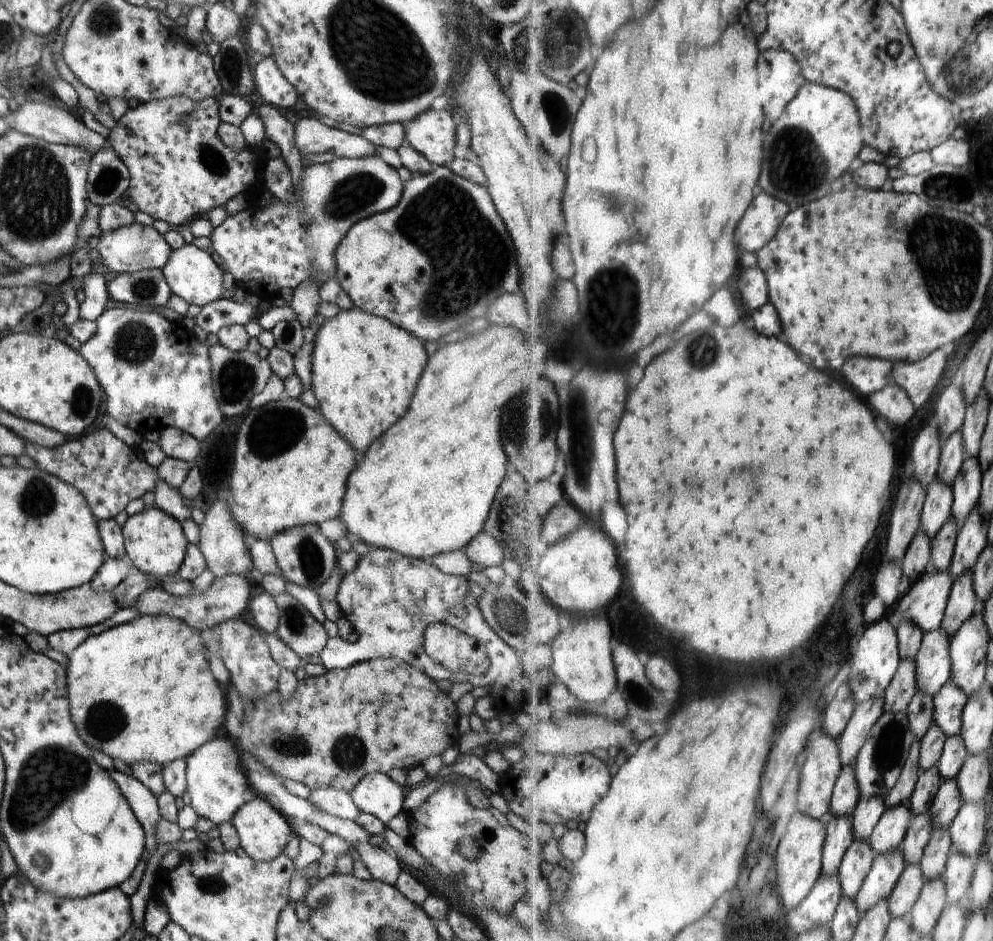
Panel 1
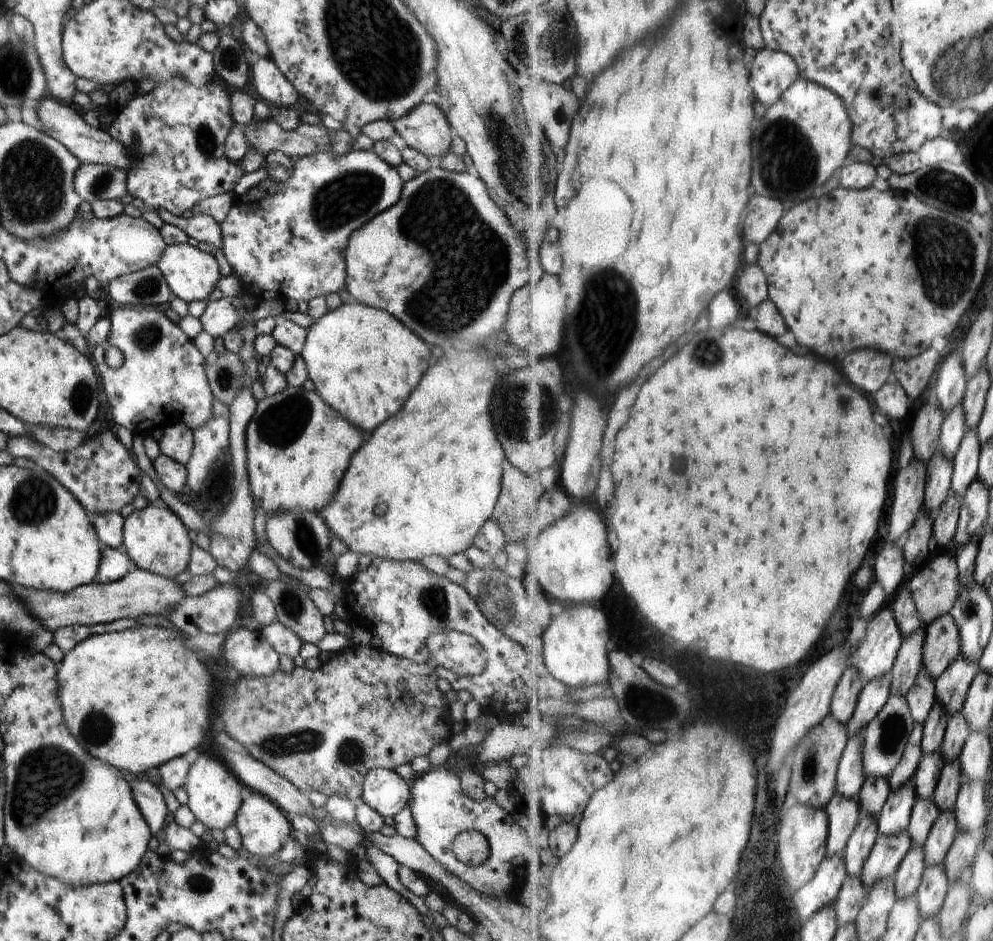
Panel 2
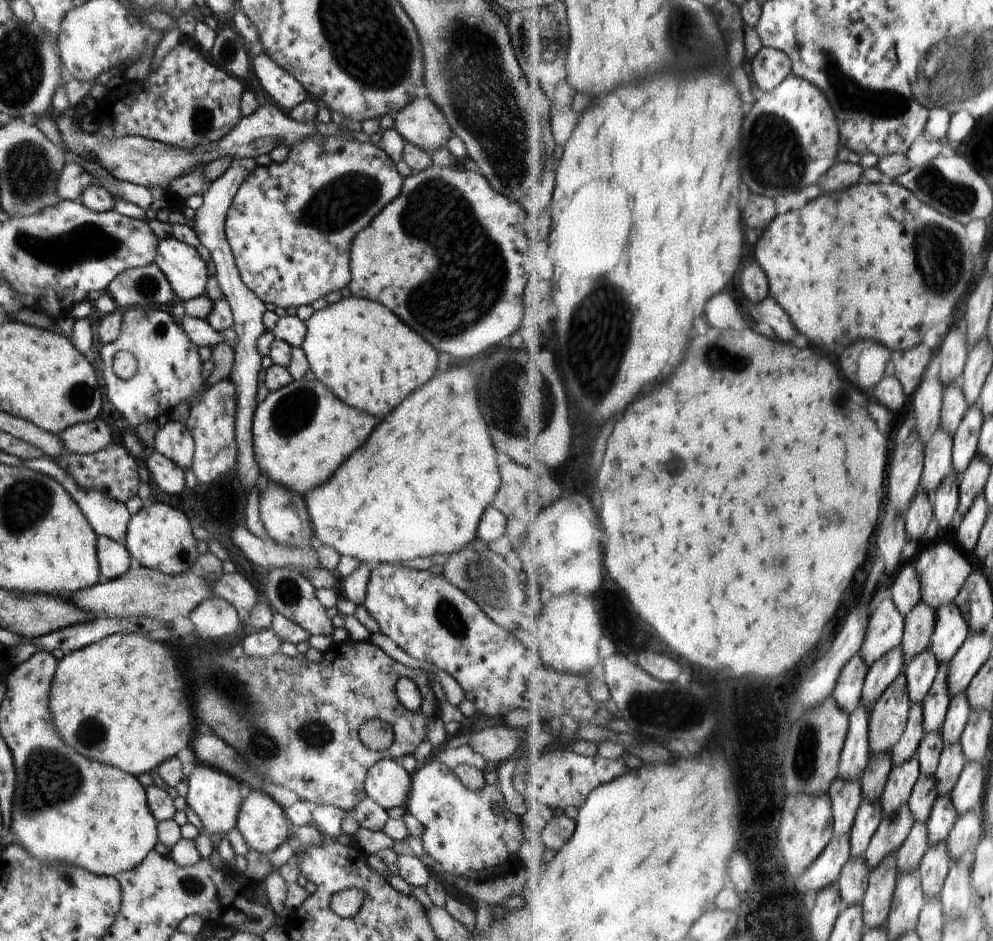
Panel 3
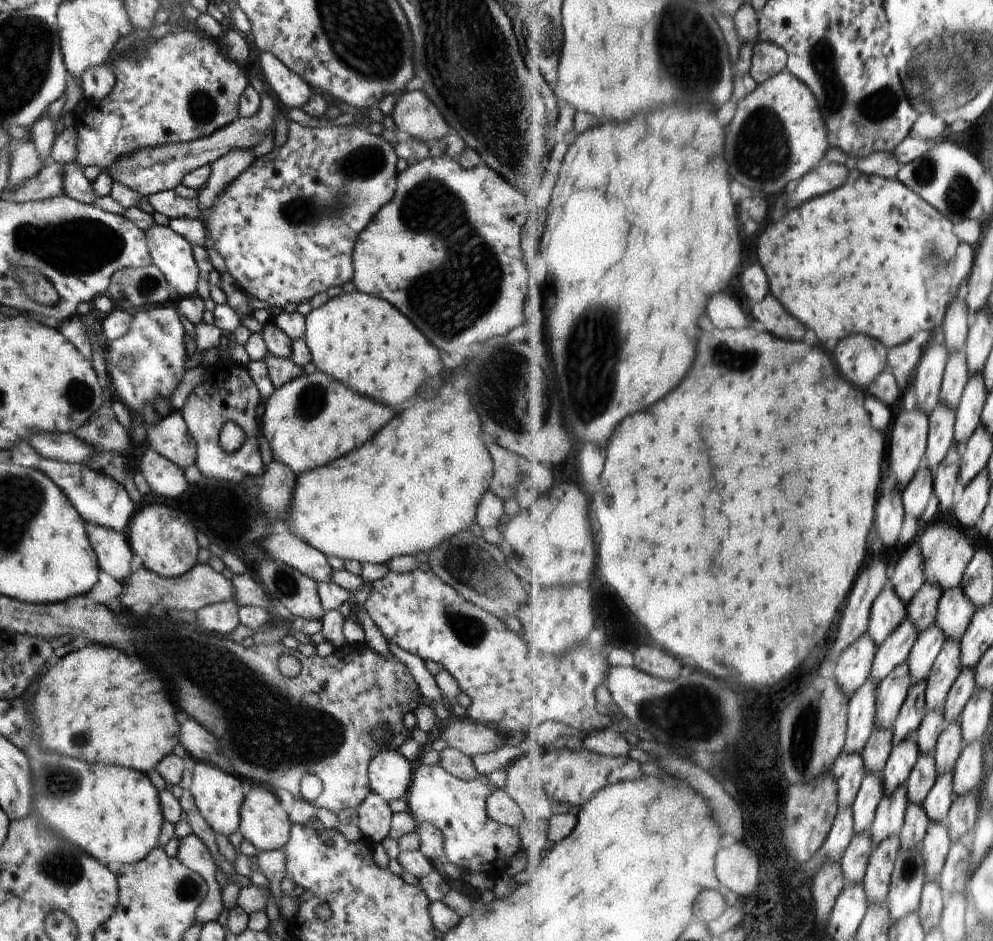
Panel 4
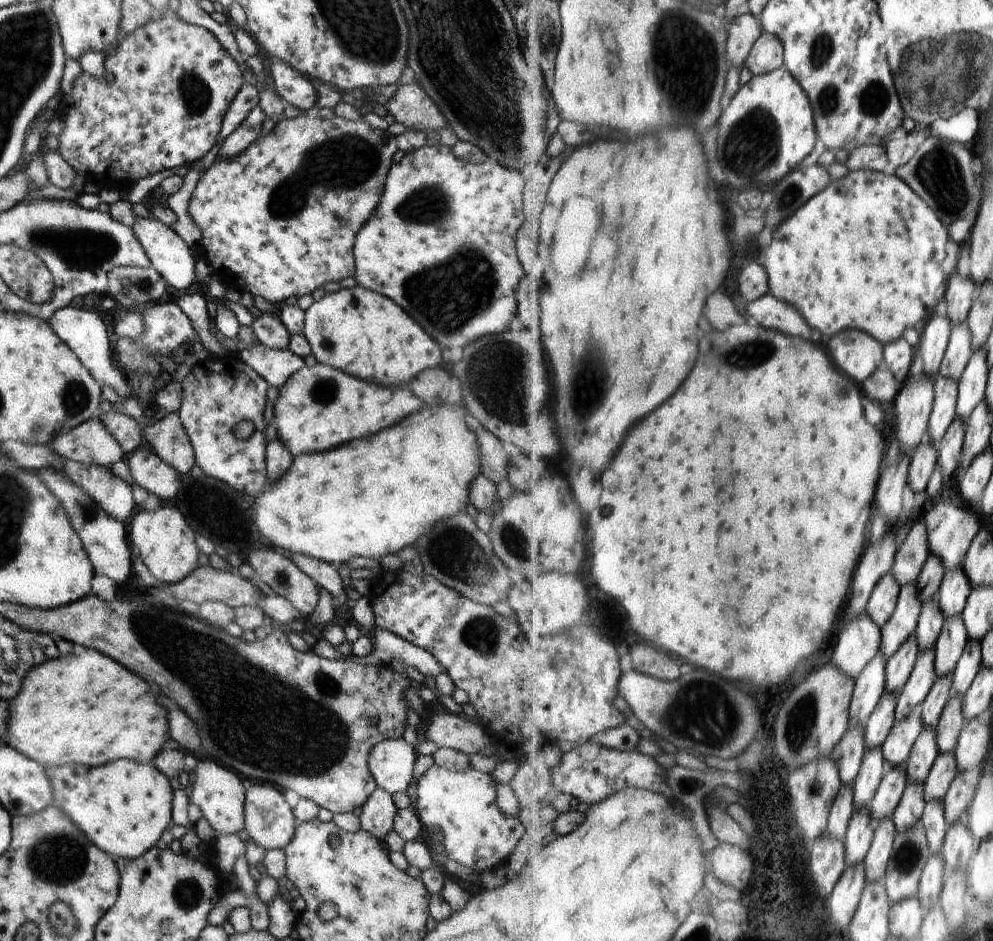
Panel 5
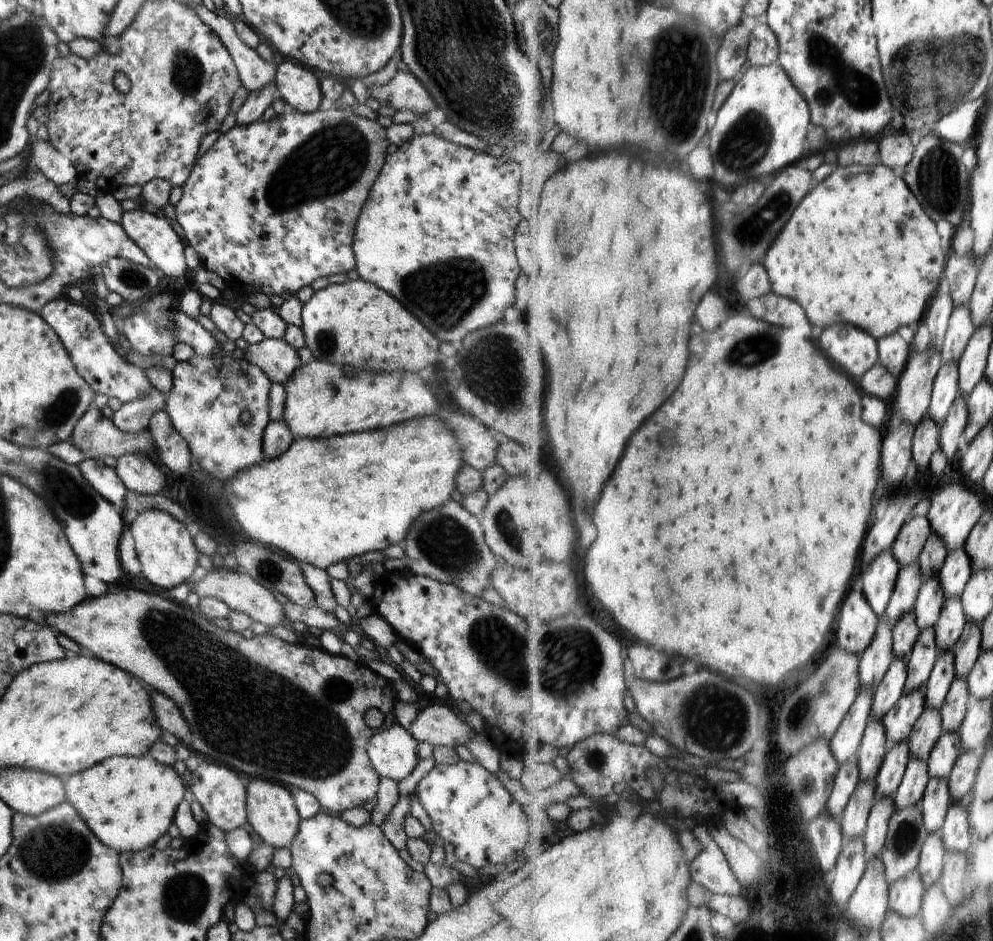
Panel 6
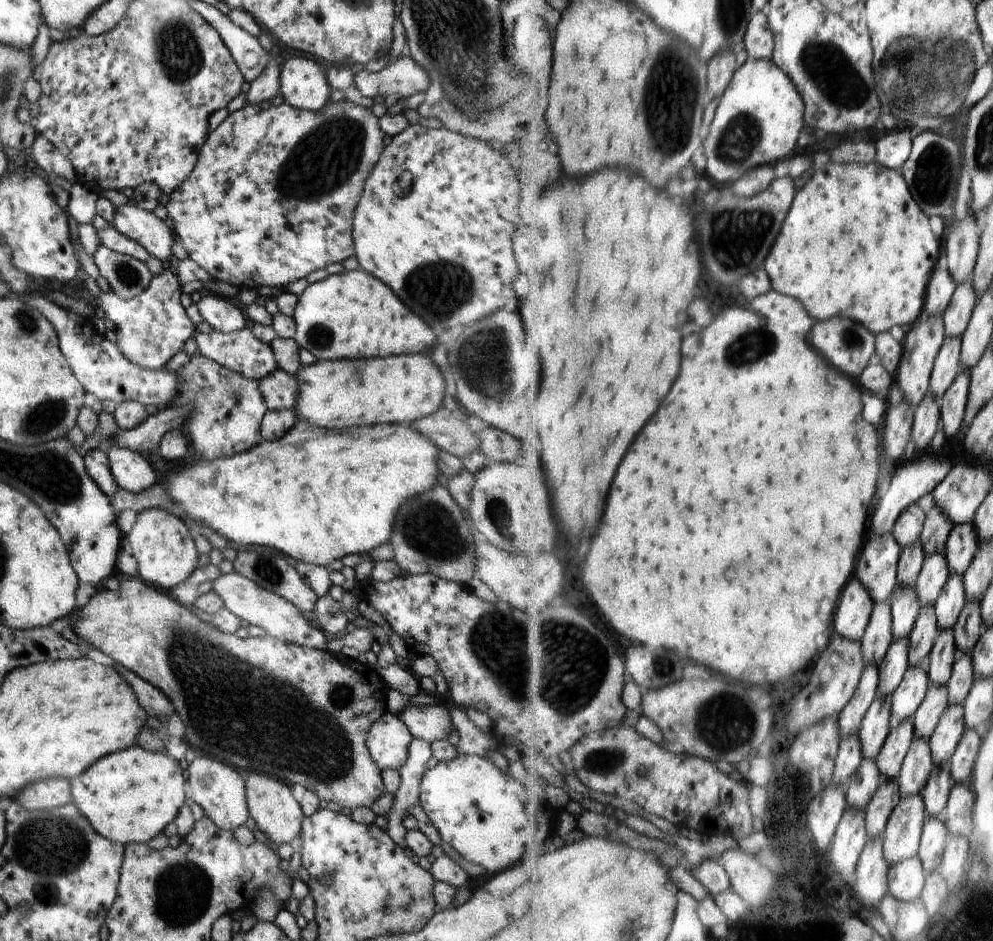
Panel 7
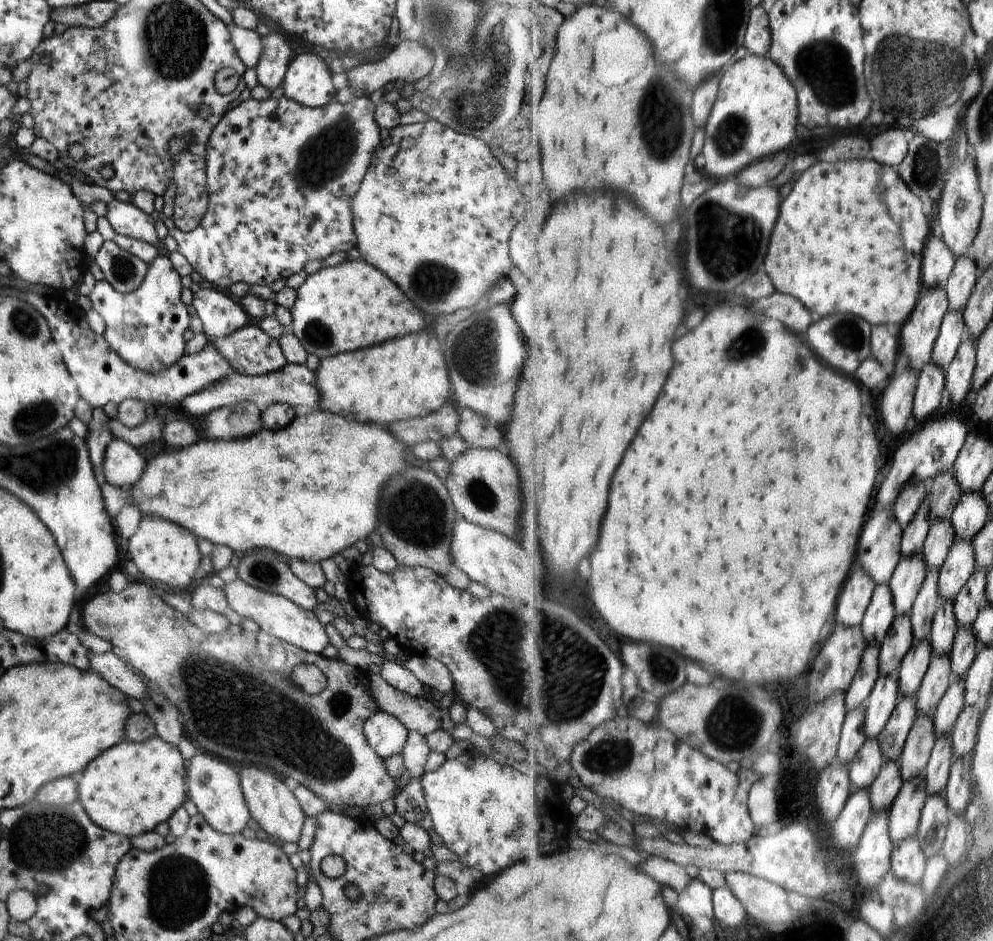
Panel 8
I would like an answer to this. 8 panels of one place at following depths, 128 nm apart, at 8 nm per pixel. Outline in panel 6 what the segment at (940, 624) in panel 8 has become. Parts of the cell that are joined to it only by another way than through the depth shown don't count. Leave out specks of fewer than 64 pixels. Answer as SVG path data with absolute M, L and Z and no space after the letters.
M955 651L941 652L936 668L926 686L930 707L938 710L944 708L950 689L958 677Z

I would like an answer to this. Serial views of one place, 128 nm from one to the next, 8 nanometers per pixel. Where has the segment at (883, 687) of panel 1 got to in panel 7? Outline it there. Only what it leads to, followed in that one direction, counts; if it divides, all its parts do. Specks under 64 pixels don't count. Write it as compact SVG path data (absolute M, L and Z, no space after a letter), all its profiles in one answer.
M892 532L870 535L858 560L856 577L865 584L877 602L892 599L898 586L902 552L902 546Z

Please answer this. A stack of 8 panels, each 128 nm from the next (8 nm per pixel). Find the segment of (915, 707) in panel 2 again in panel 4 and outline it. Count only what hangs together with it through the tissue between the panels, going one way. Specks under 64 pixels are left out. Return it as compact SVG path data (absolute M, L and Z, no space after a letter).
M938 624L919 634L909 658L915 684L929 680L946 641L946 635Z

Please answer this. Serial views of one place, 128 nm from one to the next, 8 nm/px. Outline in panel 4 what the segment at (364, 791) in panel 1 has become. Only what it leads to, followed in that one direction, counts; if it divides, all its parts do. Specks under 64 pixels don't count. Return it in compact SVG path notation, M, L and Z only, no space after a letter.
M382 750L371 758L368 765L369 787L386 802L396 798L404 799L413 777L415 764L404 758L399 750Z

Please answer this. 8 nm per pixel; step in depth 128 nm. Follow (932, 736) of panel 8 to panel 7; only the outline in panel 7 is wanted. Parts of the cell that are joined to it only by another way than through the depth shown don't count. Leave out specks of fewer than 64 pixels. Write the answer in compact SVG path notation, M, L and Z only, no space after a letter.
M916 734L912 748L906 757L899 781L903 796L923 794L928 786L932 770L936 766L931 740Z

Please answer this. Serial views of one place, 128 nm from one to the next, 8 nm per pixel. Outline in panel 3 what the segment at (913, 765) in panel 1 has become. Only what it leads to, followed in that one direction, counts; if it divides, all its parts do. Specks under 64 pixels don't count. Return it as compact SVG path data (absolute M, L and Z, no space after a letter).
M923 704L913 705L909 716L908 728L892 754L895 768L906 764L906 761L918 754L920 745L927 733L925 727L925 706Z

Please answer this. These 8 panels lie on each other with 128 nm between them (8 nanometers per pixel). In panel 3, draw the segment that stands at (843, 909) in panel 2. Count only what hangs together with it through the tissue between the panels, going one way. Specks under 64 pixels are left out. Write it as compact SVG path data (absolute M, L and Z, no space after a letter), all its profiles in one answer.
M850 859L838 882L846 906L862 905L868 892L871 866L866 859Z

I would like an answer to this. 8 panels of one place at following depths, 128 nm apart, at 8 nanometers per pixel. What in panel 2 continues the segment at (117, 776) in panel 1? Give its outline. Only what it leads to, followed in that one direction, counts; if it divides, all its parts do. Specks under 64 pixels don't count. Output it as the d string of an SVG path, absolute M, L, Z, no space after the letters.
M143 777L132 780L129 785L134 802L138 805L152 836L157 836L169 815L160 789Z

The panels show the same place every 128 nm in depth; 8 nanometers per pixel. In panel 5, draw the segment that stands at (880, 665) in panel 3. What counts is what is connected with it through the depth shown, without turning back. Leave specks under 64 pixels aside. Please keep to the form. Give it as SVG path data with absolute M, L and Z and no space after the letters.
M917 585L903 586L897 611L890 622L883 628L883 640L881 650L889 662L896 653L906 644L906 641L917 634L923 600Z

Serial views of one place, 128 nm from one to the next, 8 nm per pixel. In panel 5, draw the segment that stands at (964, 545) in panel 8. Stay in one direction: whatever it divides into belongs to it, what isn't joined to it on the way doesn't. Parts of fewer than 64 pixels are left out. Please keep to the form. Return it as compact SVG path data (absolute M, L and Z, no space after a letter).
M947 616L942 636L937 641L935 652L937 675L940 678L955 674L955 670L971 641L964 619Z

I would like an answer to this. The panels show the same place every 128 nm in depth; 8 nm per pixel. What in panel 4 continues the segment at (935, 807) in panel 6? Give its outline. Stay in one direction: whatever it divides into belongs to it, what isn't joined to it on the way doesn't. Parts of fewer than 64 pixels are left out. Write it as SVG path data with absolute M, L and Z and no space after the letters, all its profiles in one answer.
M933 822L922 846L928 880L939 882L941 874L945 871L953 843L947 822Z

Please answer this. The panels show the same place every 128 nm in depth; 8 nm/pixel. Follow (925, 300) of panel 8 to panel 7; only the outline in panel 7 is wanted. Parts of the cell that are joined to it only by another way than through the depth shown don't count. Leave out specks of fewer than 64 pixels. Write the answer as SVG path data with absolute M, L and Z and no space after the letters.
M926 313L924 319L920 319L911 328L907 330L905 339L902 342L905 348L905 355L902 358L901 369L897 377L898 383L901 385L904 394L908 394L908 400L918 407L926 396L931 394L931 383L934 375L936 358L948 338L946 329L946 320L944 316L938 318L934 314Z

